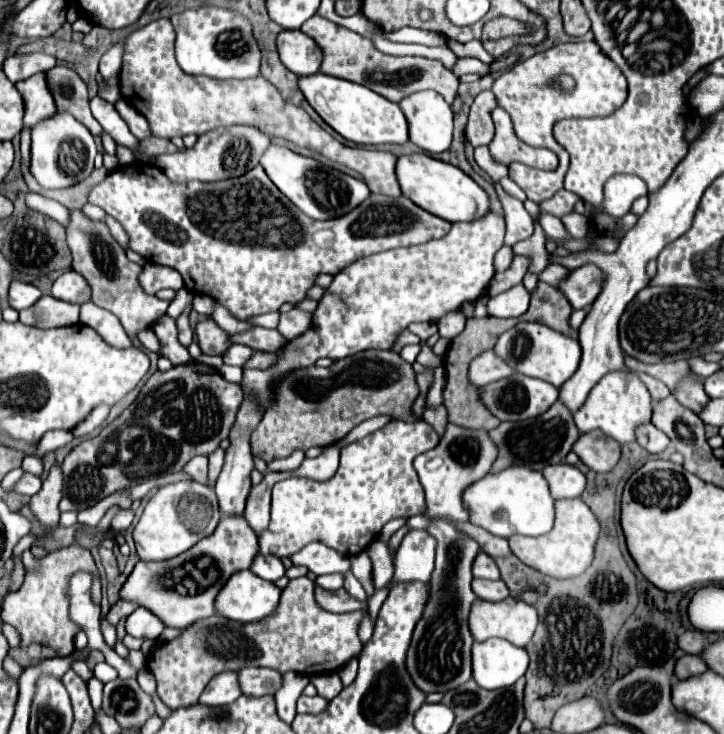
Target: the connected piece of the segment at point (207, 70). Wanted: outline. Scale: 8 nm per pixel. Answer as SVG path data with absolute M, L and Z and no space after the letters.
M202 5L170 17L176 29L176 61L188 75L206 75L212 79L250 79L260 75L262 53L252 33L252 23L224 7Z

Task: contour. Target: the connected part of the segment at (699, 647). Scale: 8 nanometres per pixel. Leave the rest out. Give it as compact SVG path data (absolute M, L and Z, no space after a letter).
M686 631L684 635L678 637L678 647L684 649L690 655L702 655L706 647L706 637L700 631Z

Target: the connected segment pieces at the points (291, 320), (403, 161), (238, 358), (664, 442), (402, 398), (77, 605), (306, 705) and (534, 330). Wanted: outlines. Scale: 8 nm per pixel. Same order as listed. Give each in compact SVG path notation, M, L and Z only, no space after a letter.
M292 309L288 313L280 313L280 323L278 323L278 331L282 337L286 339L294 339L296 335L304 333L312 323L312 315L304 313L300 309Z
M412 153L398 157L396 175L402 187L402 193L408 195L414 203L418 203L428 213L434 213L450 223L456 221L476 221L490 213L490 197L488 193L464 171L454 165L448 165L440 159L428 157L424 153Z
M230 345L228 351L222 355L224 357L224 363L226 365L244 365L248 355L252 355L252 349L246 347L246 345Z
M648 423L648 425L644 425L644 427L640 427L640 431L636 431L636 441L646 449L646 451L650 451L652 455L656 455L656 453L662 453L666 447L668 447L668 437L662 433L662 431L658 431L652 423Z
M368 349L334 361L328 369L310 367L308 371L294 371L276 389L276 407L264 413L252 433L252 453L264 461L286 457L292 449L306 451L314 445L332 445L362 421L382 413L406 423L420 421L412 415L412 405L420 395L416 373L394 351Z
M78 571L70 577L68 583L68 603L70 603L70 621L76 623L88 635L88 649L98 649L108 653L102 631L100 631L100 605L92 601L92 581L94 573Z
M302 695L302 697L298 699L298 713L318 715L318 713L322 713L326 707L328 707L328 701L326 701L324 697L320 697L320 695L316 695L316 697L306 697L306 695Z
M518 323L516 327L512 327L500 335L494 349L518 373L548 381L554 387L564 385L576 373L576 369L580 365L580 353L582 353L578 341L574 341L572 337L566 337L562 333L556 333L550 327L544 327L540 323Z

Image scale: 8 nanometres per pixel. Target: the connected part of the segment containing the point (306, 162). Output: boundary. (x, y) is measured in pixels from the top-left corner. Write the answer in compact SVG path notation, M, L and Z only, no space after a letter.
M272 143L268 151L262 155L260 165L264 167L270 181L280 189L280 193L284 193L304 215L308 215L314 221L328 221L342 217L352 209L356 209L370 195L370 189L366 187L364 181L358 181L336 169L328 169L314 159L300 157L284 145Z

